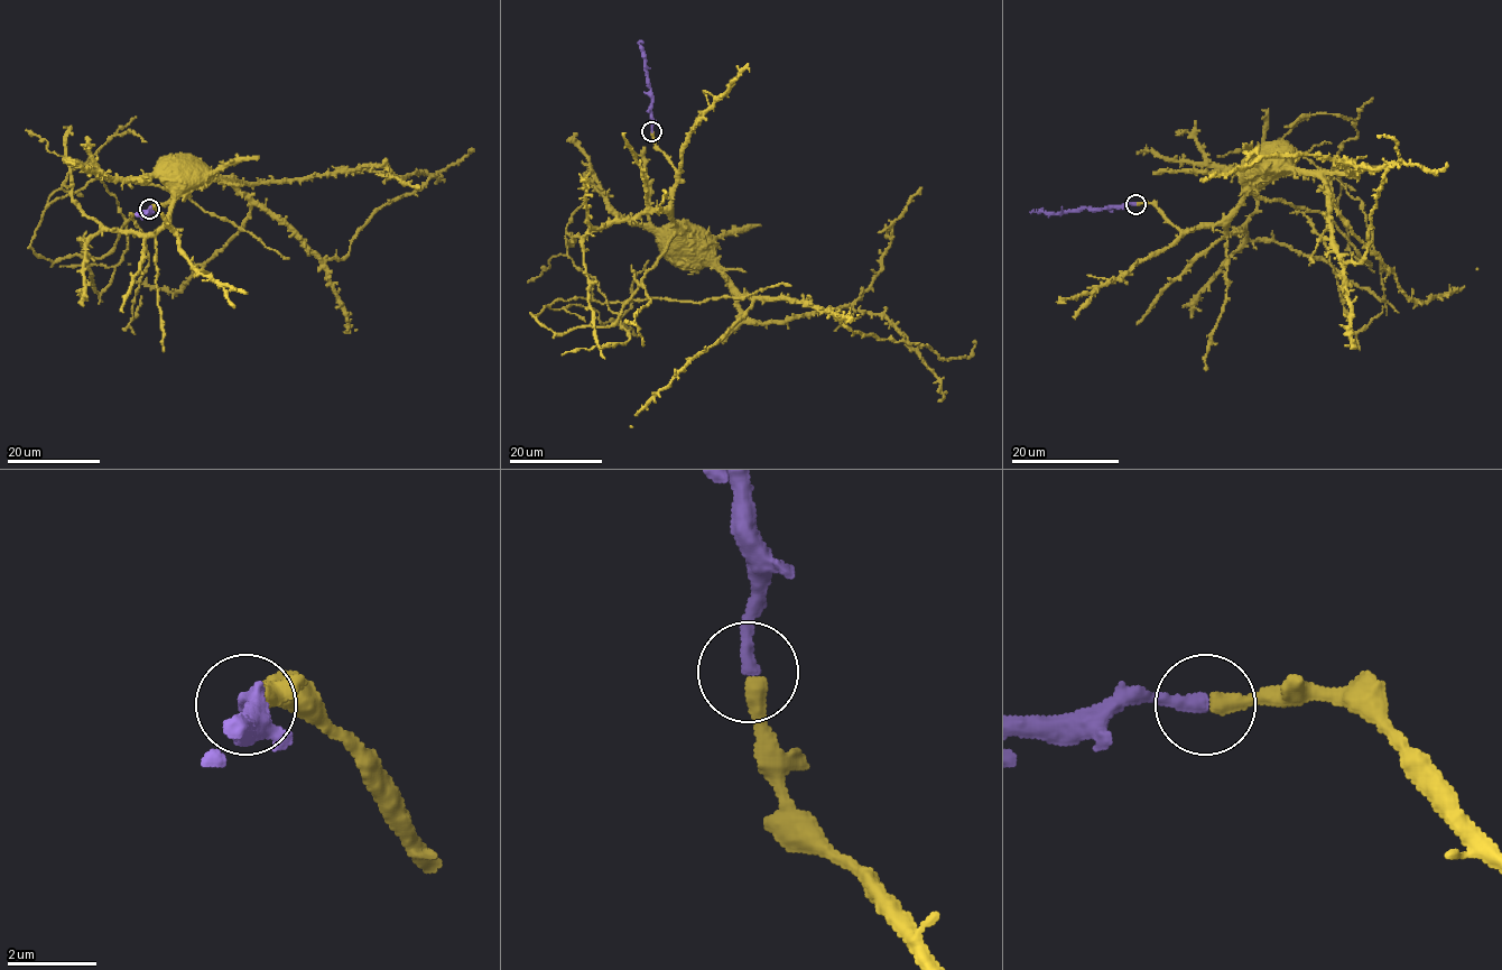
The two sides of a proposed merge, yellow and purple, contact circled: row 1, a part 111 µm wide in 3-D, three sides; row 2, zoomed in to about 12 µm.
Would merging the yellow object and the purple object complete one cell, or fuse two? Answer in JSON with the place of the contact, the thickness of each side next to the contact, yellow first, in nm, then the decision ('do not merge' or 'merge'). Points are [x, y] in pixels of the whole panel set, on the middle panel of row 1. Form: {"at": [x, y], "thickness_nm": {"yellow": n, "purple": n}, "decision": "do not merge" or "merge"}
{"at": [651, 131], "thickness_nm": {"yellow": 380, "purple": 340}, "decision": "merge"}

